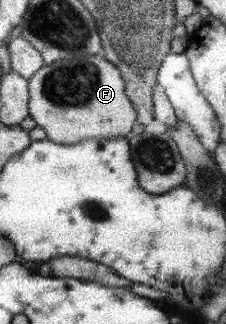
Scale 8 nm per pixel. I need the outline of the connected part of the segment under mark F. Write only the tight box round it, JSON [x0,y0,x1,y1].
[29,53,137,146]

